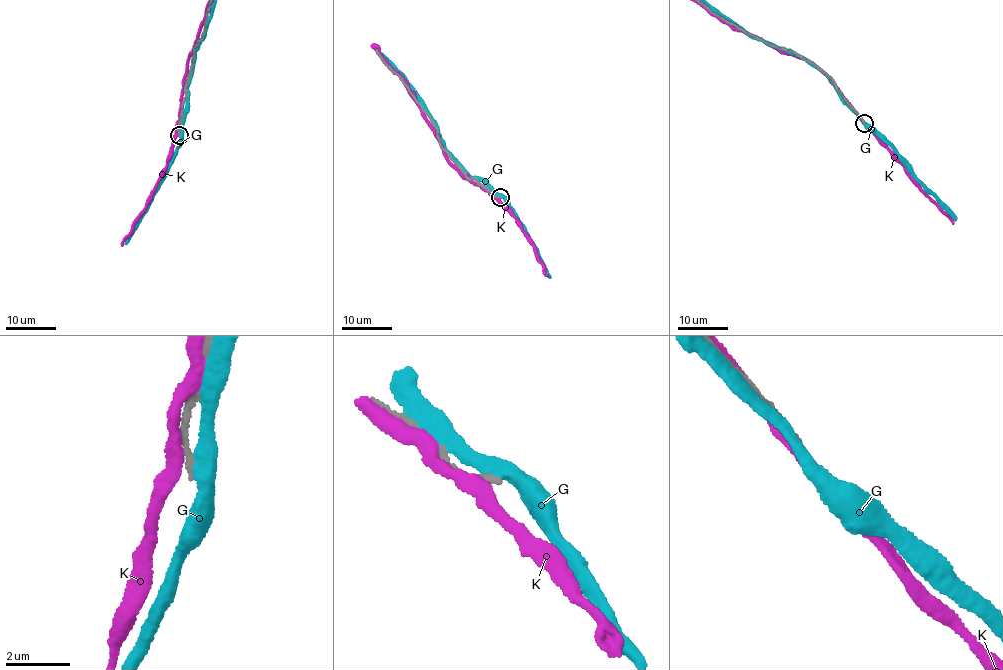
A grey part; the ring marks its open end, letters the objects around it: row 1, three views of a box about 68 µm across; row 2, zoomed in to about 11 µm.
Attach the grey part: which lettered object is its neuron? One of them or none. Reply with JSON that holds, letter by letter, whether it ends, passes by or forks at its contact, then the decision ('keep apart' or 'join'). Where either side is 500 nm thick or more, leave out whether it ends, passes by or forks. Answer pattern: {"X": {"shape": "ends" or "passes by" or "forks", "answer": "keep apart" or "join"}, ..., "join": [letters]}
{"G": {"shape": "passes by", "answer": "keep apart"}, "K": {"shape": "passes by", "answer": "keep apart"}, "join": []}

